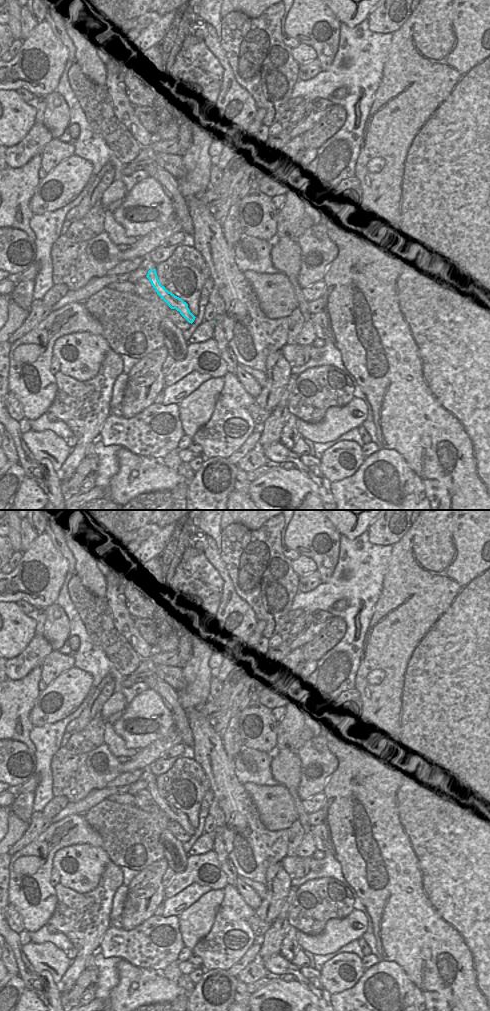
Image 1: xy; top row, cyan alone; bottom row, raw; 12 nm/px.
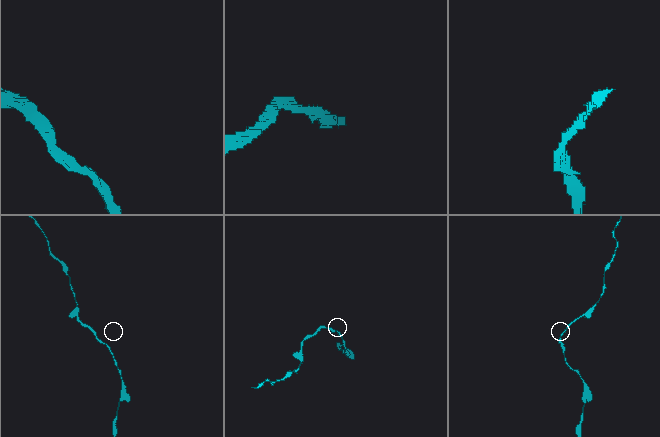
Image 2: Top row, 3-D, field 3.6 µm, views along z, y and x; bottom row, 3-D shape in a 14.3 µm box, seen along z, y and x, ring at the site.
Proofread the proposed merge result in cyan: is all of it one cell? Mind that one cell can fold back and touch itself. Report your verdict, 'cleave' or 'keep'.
keep

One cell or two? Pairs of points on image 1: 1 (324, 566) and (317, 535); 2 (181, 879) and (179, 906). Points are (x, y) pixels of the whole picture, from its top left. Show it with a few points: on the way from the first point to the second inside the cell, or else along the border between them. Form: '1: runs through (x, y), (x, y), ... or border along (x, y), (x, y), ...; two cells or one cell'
1: runs through (324, 558), (324, 549), (321, 543); one cell
2: border along (203, 886), (191, 883), (165, 899); two cells

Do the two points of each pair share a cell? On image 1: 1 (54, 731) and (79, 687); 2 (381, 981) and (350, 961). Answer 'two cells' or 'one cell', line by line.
1: two cells
2: two cells

